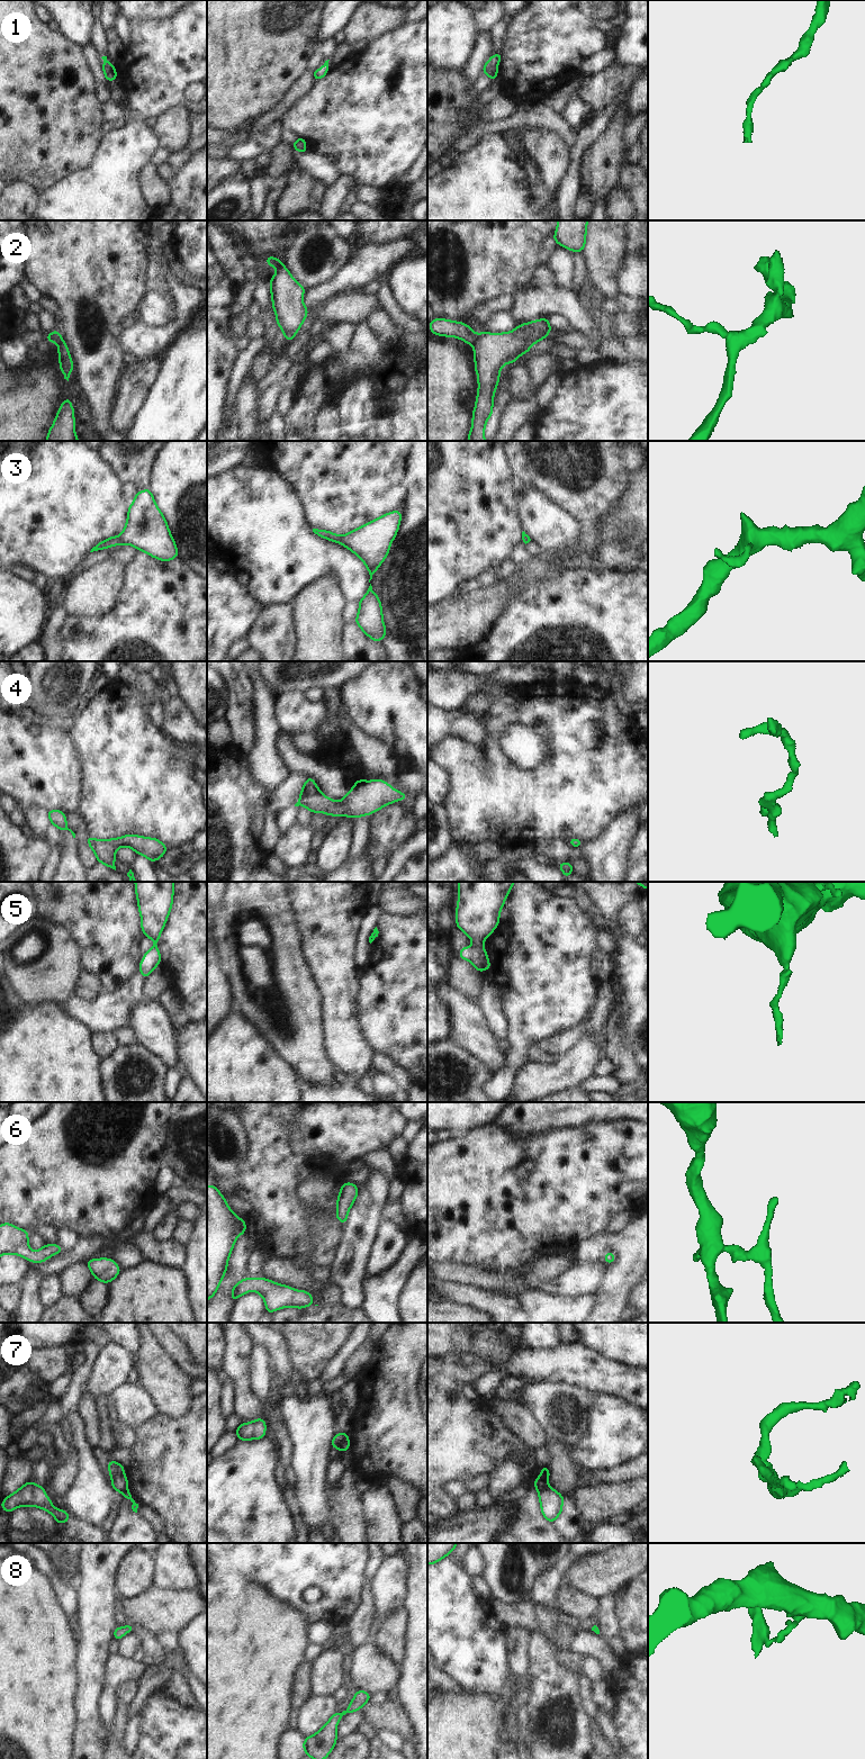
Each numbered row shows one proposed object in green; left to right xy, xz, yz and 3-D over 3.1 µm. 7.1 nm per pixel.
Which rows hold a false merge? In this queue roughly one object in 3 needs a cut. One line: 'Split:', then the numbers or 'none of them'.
Split: 2, 5, 7

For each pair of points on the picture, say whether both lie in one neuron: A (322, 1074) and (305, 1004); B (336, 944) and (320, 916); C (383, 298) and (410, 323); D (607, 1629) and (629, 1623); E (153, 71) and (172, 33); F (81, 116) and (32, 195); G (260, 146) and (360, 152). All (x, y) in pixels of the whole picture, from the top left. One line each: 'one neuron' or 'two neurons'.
A: one neuron
B: one neuron
C: one neuron
D: two neurons
E: one neuron
F: two neurons
G: two neurons

